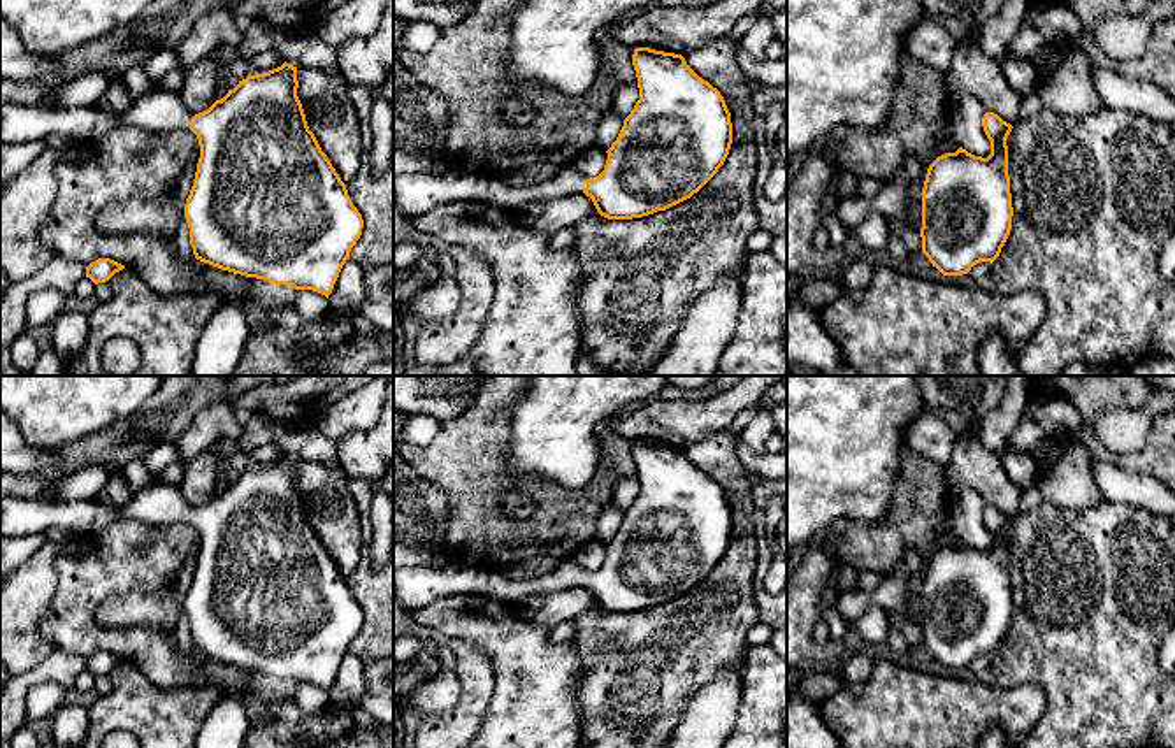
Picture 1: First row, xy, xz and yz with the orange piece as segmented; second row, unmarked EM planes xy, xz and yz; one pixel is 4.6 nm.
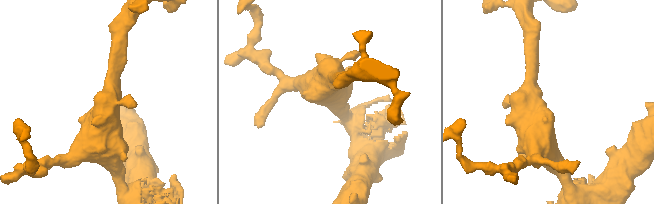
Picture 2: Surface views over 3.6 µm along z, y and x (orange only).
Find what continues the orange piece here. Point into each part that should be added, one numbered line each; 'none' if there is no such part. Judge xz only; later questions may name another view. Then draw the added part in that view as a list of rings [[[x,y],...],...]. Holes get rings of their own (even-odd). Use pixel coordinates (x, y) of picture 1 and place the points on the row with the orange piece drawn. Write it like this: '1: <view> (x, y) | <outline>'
1: xz (415, 194) | [[[574,163],[560,167],[553,179],[525,188],[511,188],[501,177],[471,174],[402,174],[393,177],[393,204],[413,218],[455,200],[483,200],[511,209],[583,193],[587,179]]]

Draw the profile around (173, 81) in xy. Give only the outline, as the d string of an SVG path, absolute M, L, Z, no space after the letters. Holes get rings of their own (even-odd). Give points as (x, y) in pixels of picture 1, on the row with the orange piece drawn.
M177 68L155 81L158 91L181 91L184 84L184 70Z

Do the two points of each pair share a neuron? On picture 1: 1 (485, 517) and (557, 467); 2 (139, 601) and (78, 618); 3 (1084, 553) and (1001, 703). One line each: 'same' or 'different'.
1: different
2: different
3: different

